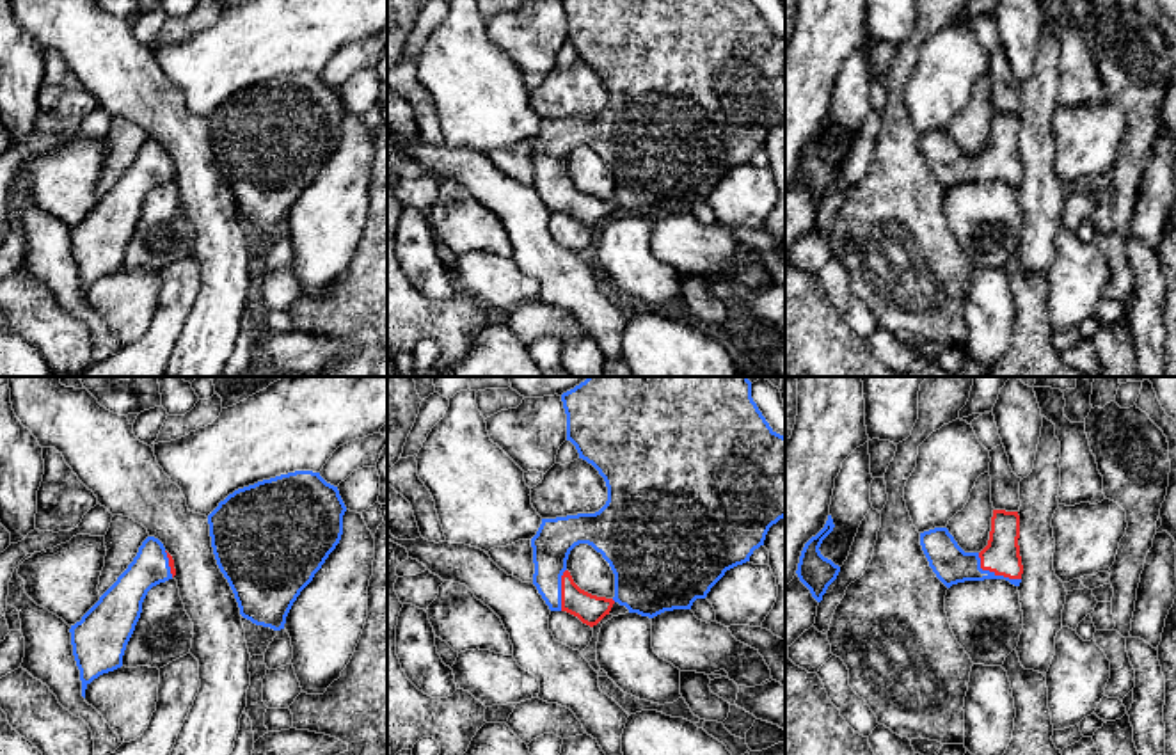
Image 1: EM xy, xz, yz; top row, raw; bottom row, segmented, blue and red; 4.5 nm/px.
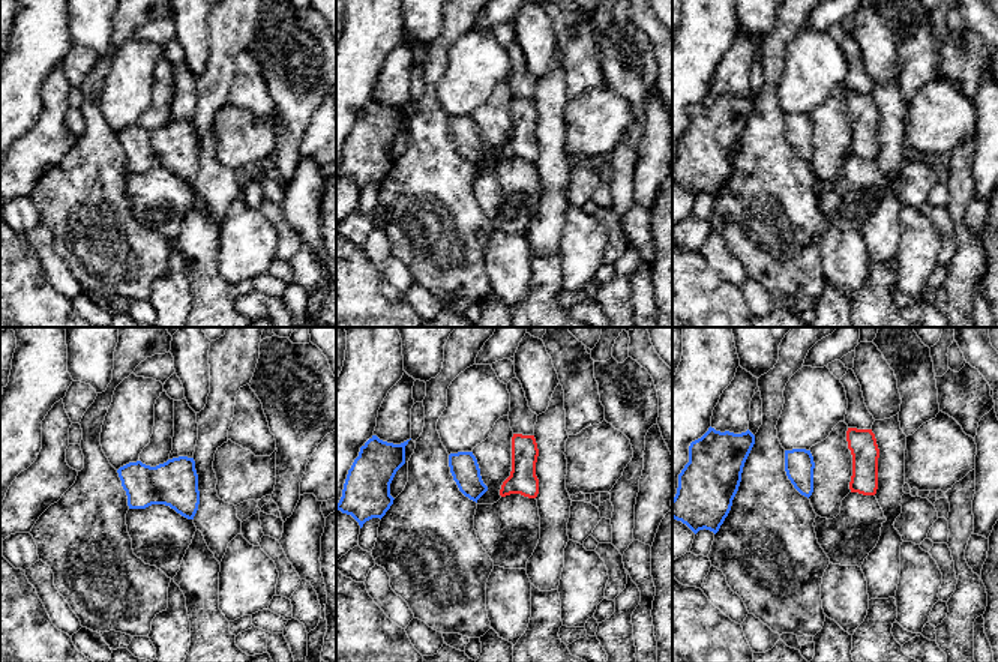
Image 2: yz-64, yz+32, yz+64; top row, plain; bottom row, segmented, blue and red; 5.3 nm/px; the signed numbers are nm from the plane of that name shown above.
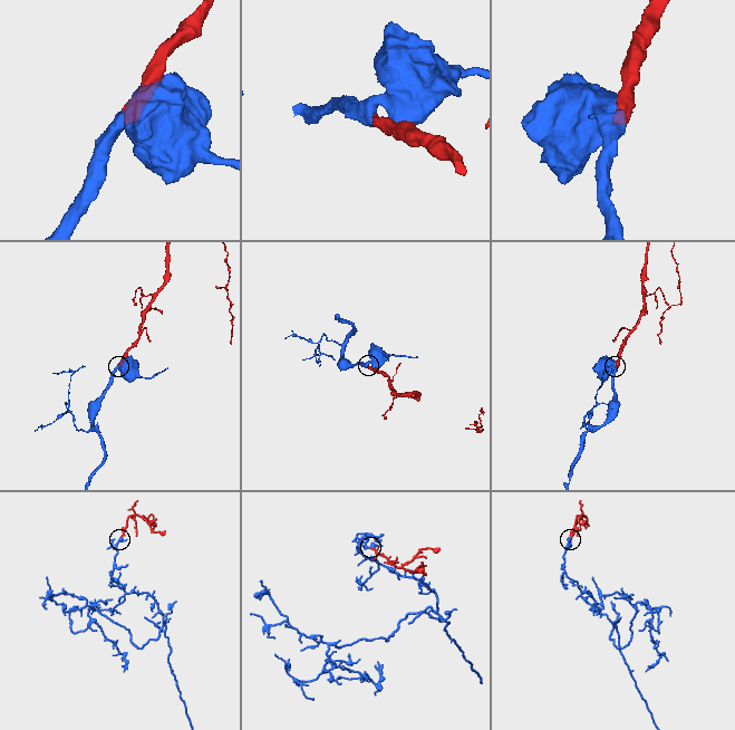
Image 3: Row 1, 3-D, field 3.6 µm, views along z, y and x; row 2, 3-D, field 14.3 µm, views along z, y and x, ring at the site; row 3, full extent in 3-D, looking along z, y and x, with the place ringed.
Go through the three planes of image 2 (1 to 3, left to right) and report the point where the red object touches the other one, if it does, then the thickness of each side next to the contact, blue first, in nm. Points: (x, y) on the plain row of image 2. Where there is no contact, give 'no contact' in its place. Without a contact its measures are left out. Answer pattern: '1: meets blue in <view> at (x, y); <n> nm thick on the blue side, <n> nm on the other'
1: no contact
2: no contact
3: no contact

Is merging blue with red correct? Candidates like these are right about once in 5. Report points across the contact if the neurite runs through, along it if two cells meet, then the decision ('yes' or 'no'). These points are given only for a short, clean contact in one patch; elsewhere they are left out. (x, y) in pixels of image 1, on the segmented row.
yes

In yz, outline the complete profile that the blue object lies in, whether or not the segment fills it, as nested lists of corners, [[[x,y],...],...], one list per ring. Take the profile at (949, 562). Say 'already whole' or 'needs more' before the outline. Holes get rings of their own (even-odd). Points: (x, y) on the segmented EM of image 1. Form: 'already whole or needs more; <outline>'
needs more; [[[993,510],[988,545],[981,552],[965,552],[947,528],[920,533],[920,545],[936,577],[950,588],[965,581],[1005,579],[1020,586],[1018,512]]]

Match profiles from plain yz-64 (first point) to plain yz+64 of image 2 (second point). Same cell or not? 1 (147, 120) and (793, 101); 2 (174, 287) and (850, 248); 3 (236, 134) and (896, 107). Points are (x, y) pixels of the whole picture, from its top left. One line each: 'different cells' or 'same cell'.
1: different cells
2: same cell
3: different cells

